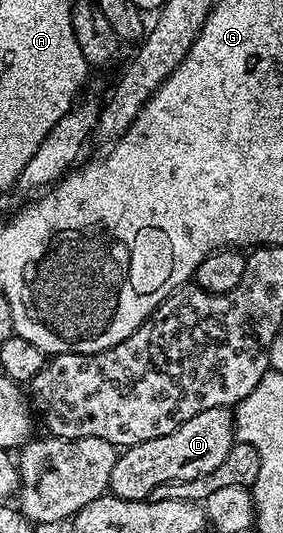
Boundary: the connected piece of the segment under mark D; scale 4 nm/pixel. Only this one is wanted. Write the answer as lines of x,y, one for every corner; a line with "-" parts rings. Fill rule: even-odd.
225,406
208,408
208,412
192,416
192,420
184,420
184,424
168,436
156,436
156,440
125,447
112,468
109,493
115,498
144,502
149,499
152,488
208,476
208,472
220,468
235,441
234,414

